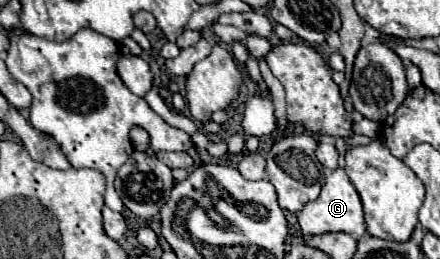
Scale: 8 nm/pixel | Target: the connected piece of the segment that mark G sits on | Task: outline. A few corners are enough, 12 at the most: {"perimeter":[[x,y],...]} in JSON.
{"perimeter":[[343,169],[327,173],[299,213],[303,235],[367,233],[361,197]]}

